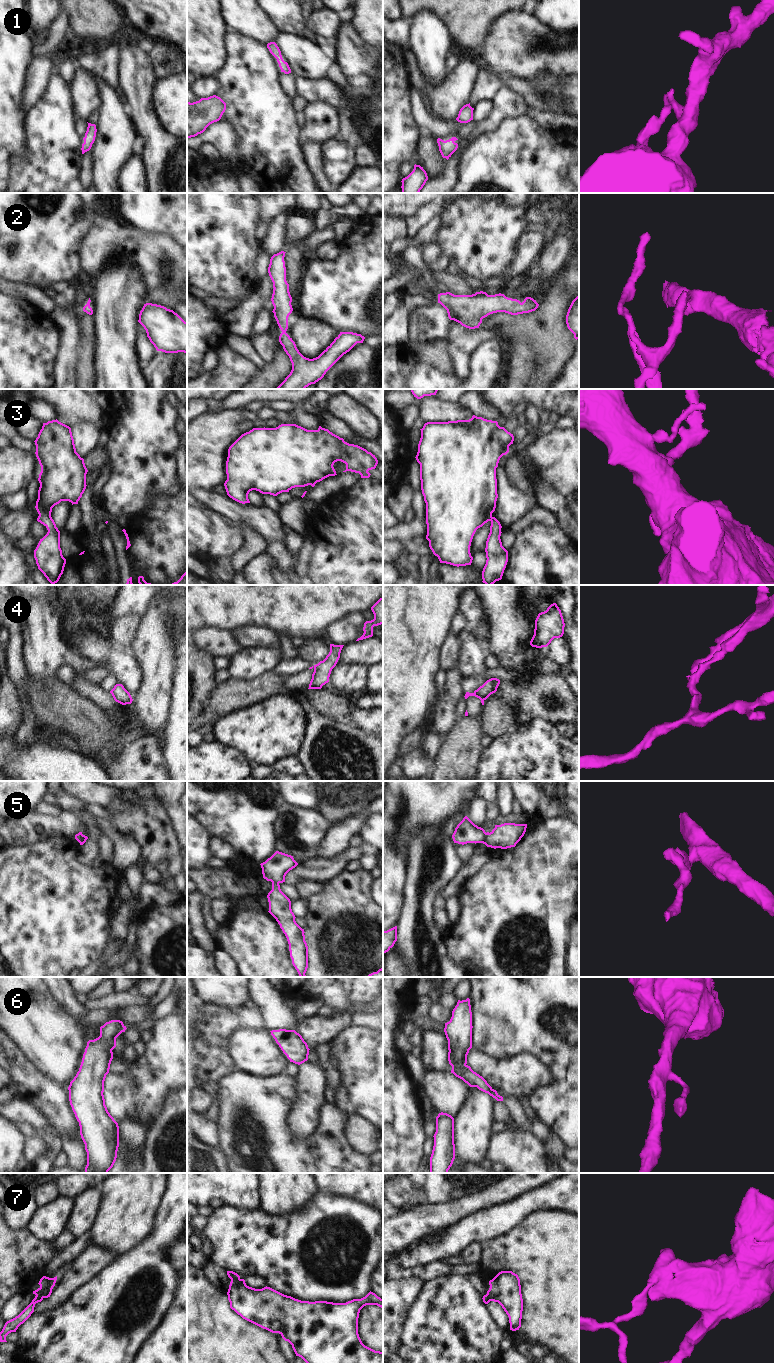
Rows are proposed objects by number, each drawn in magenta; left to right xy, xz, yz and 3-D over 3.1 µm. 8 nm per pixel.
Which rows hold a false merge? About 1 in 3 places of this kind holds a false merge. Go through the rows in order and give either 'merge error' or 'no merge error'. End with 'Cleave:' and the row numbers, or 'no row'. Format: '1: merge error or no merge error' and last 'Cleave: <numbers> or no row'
1: no merge error
2: no merge error
3: no merge error
4: merge error
5: merge error
6: merge error
7: merge error
Cleave: 4, 5, 6, 7

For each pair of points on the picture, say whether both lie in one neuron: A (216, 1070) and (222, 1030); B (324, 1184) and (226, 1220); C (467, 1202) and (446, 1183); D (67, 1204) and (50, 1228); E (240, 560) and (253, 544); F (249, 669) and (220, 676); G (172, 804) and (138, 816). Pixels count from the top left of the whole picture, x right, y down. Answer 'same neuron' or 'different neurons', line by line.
A: same neuron
B: different neurons
C: different neurons
D: same neuron
E: same neuron
F: different neurons
G: different neurons

